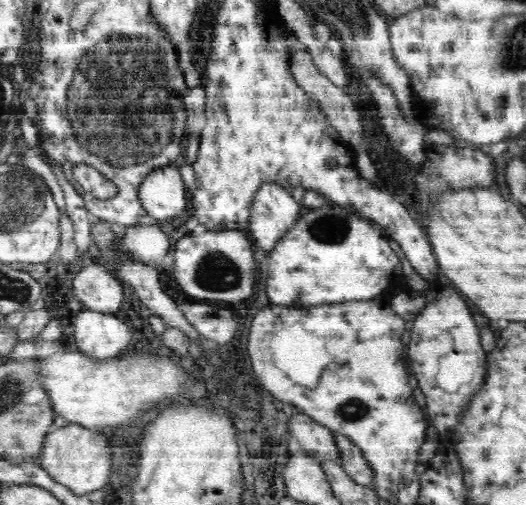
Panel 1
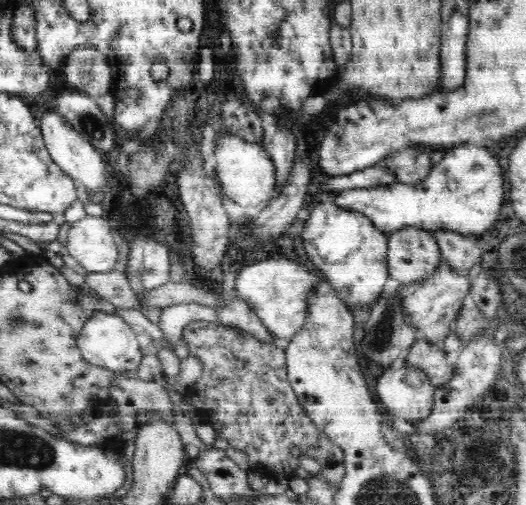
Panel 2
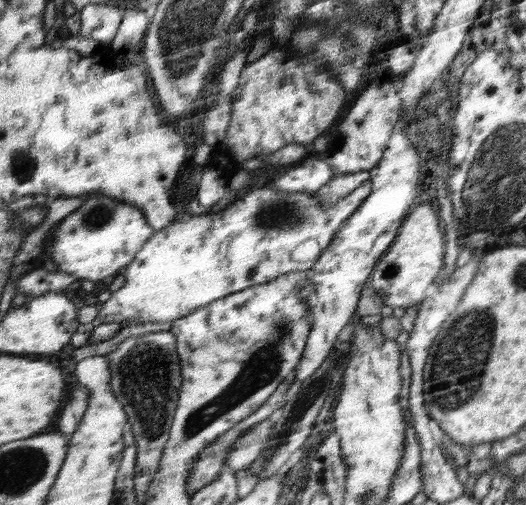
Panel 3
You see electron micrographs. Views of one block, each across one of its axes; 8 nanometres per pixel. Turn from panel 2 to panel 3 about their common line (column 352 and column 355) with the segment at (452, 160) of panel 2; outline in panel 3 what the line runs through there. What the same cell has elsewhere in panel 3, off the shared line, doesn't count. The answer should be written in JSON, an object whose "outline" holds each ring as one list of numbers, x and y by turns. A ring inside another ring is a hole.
{"outline":[[368,180,335,205,328,205,318,200,314,193,284,192,264,186,234,201,229,209,222,210,220,214,192,215,187,220,172,222,168,227,155,231,145,242,135,260,126,268,126,283,118,291,112,292,108,300,99,304,96,319,90,324,96,327,110,322,130,321,138,325,148,321,184,319,197,308,206,307,232,292,268,283,289,272,310,270,320,255,331,246,345,220,359,210,371,192,371,182]]}

